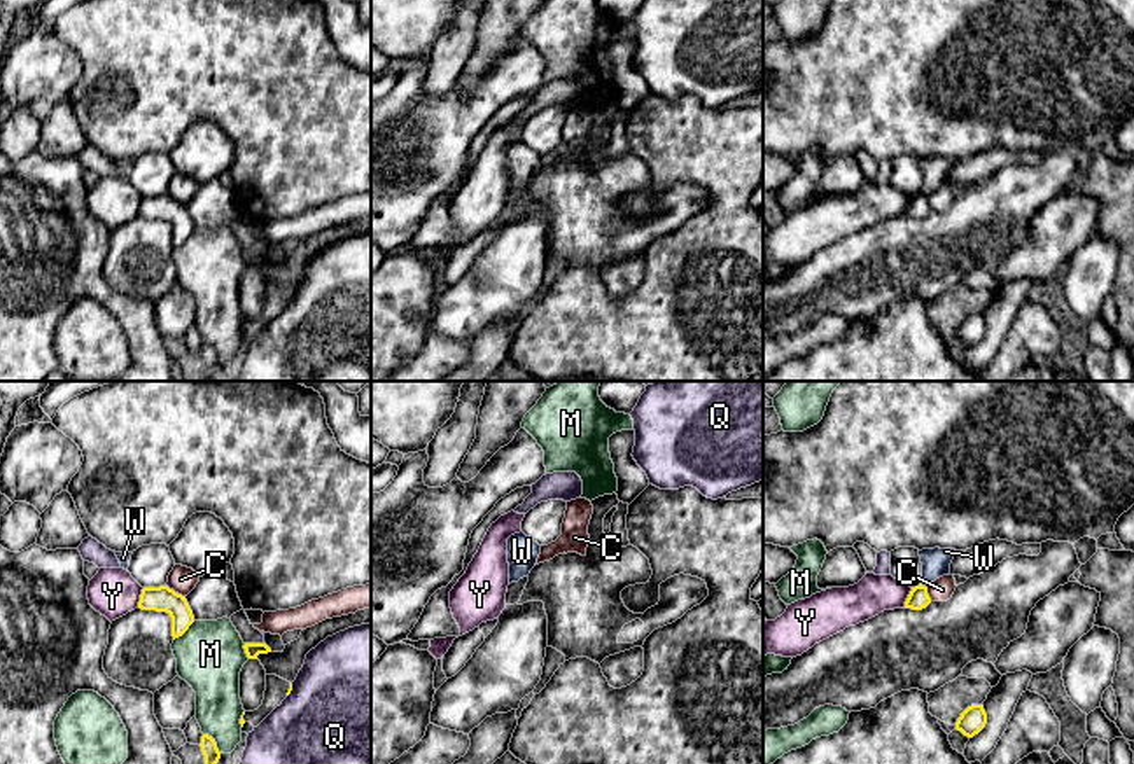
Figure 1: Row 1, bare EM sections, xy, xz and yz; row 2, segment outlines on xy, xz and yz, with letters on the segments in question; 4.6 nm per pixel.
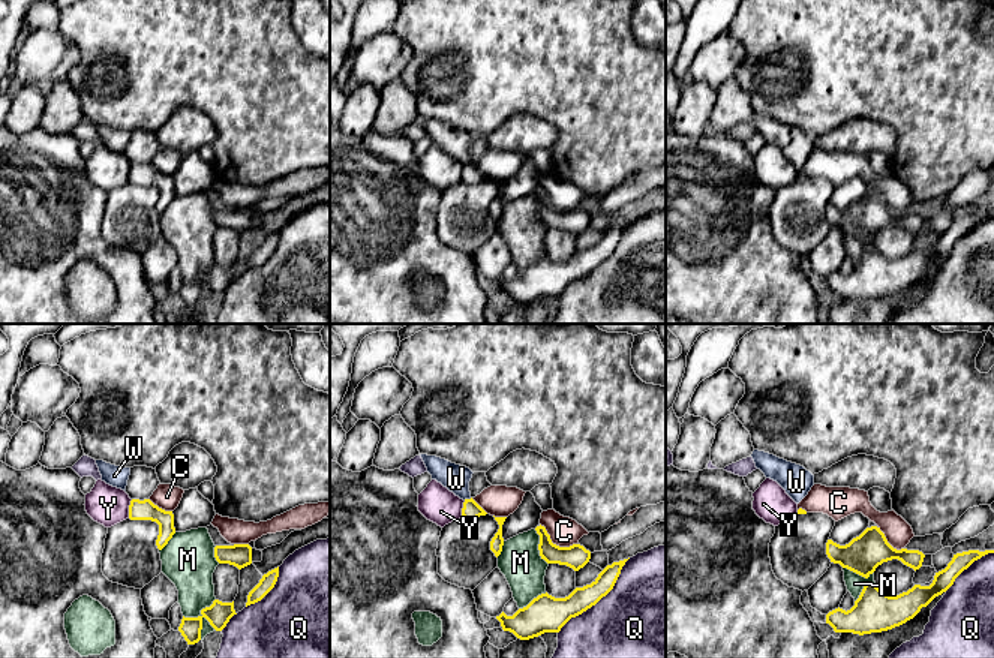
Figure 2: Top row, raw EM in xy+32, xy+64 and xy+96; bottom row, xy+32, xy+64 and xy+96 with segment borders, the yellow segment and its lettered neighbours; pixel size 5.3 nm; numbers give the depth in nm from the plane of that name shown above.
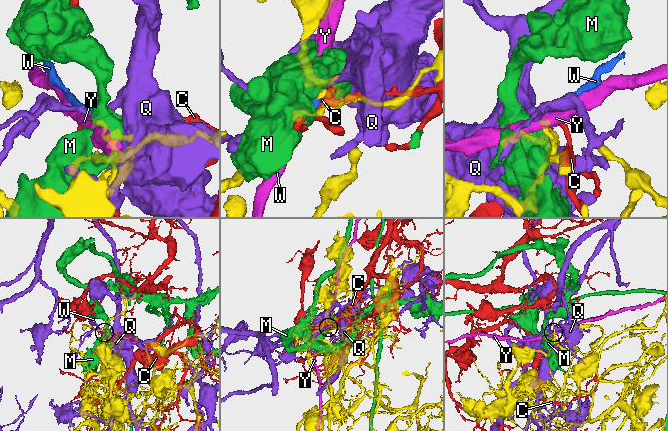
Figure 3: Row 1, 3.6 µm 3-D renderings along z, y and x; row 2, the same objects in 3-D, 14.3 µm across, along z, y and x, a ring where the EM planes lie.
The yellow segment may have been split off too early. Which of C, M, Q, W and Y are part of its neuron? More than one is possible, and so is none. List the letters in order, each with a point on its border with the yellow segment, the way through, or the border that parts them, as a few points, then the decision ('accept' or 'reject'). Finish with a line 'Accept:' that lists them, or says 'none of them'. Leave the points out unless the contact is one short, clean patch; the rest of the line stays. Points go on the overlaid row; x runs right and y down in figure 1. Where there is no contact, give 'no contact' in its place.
C: contact xy (174, 591); reject
M: contact xy (214, 742); reject
Q: contact xy (291, 689); reject
W: contact yz (924, 586); border yz (921, 583), (926, 588); reject
Y: contact xy (140, 598); border xy (144, 588), (137, 607); reject
Accept: none of them

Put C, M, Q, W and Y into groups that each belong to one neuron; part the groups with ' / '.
C / M / Q / W / Y

